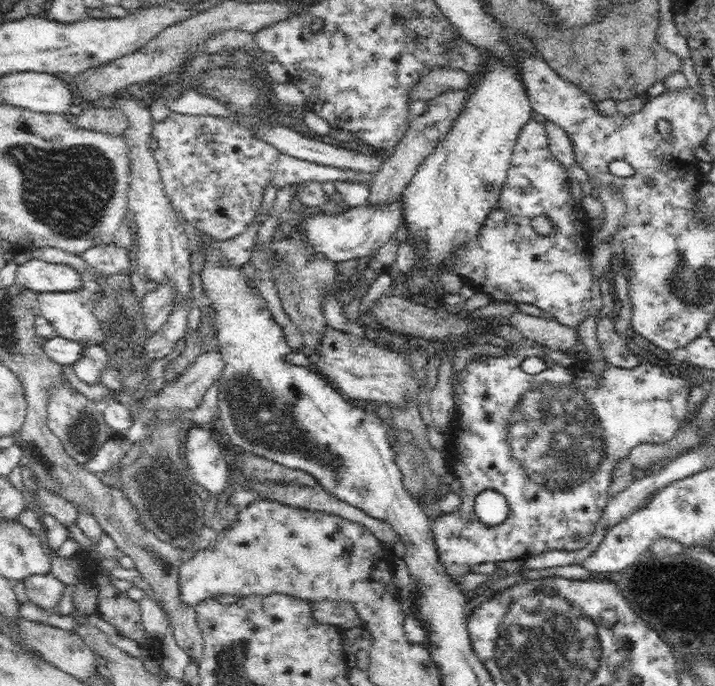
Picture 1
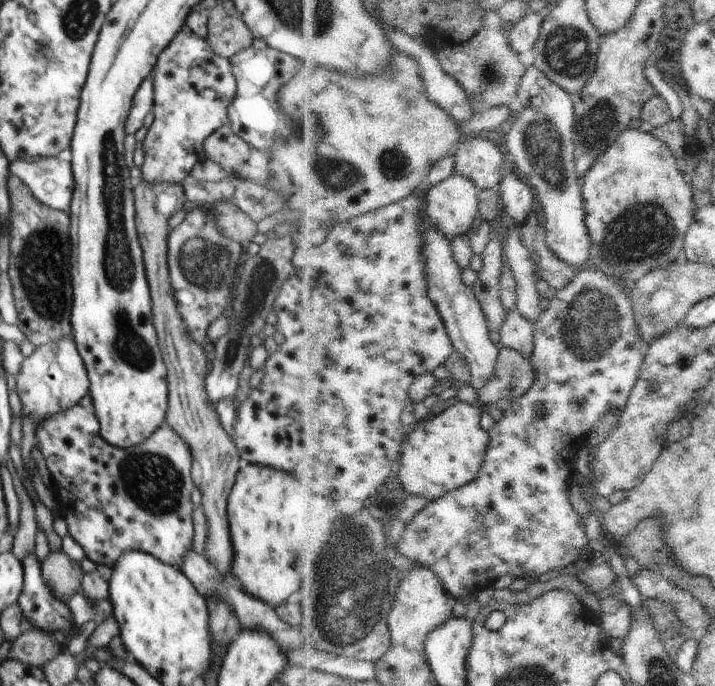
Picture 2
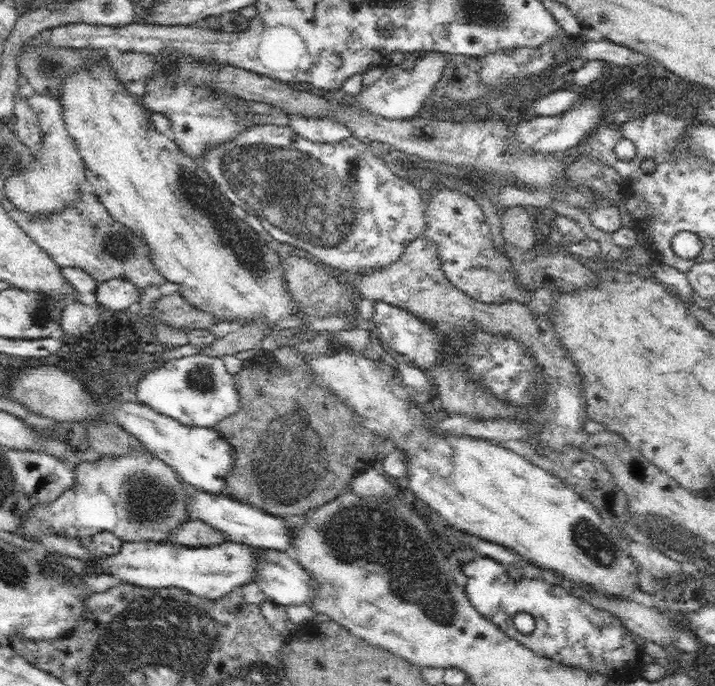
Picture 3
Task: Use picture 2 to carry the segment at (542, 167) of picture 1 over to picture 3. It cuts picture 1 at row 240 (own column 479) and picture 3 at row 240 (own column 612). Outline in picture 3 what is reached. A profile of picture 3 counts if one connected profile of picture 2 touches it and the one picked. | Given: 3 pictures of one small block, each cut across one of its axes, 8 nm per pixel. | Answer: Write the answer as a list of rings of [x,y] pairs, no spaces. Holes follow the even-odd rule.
[[[258,125],[250,128],[248,132],[242,135],[237,143],[230,144],[228,148],[218,148],[209,154],[208,162],[205,164],[208,174],[214,179],[214,182],[220,188],[221,193],[232,202],[232,204],[241,206],[246,214],[252,215],[263,224],[266,232],[270,233],[278,242],[290,244],[293,247],[306,250],[308,254],[316,256],[319,263],[326,268],[341,272],[354,272],[356,278],[362,279],[366,275],[372,275],[375,272],[382,271],[391,264],[397,263],[404,254],[406,247],[419,236],[425,234],[429,227],[427,212],[427,196],[410,181],[398,178],[390,170],[390,167],[375,154],[375,151],[369,144],[362,143],[353,135],[344,137],[343,140],[334,143],[313,142],[302,137],[302,134],[296,132],[291,126],[279,127],[277,125]]]

